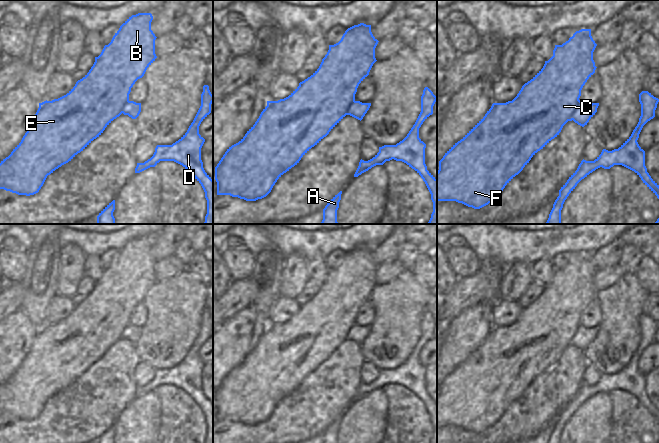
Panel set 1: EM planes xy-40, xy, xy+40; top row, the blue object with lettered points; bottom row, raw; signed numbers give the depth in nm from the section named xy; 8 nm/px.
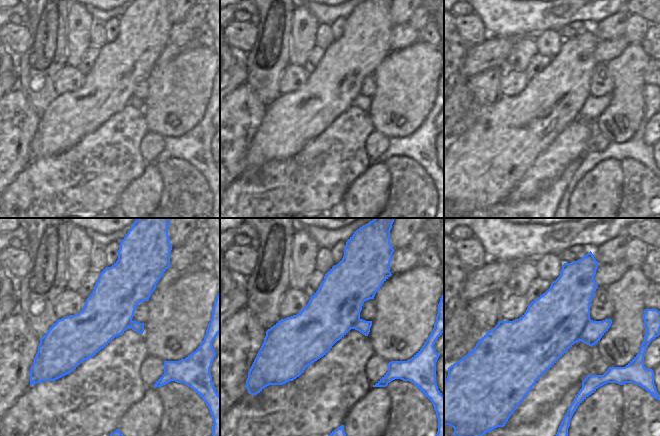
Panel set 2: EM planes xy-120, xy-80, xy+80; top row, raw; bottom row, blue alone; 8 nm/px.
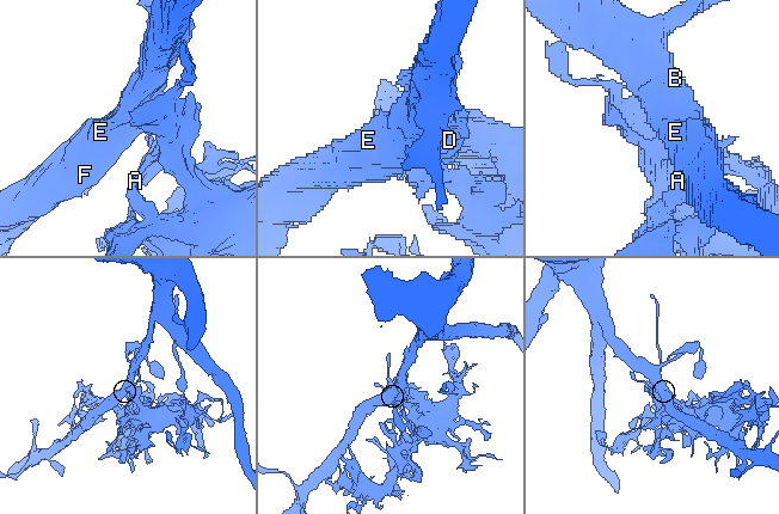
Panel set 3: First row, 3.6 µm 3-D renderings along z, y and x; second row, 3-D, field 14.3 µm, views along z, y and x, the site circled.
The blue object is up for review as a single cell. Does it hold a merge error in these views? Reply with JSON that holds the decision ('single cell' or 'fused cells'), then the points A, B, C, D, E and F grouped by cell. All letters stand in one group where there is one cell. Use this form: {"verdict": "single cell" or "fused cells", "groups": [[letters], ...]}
{"verdict": "fused cells", "groups": [["A", "D"], ["B", "C", "E", "F"]]}

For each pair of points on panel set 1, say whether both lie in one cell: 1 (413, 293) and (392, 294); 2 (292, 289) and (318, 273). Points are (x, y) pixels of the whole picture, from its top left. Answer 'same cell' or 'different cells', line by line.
1: same cell
2: different cells

